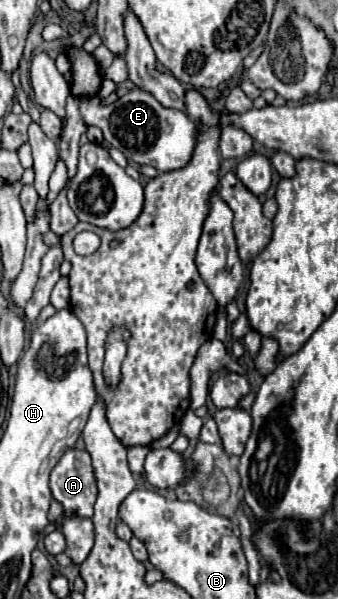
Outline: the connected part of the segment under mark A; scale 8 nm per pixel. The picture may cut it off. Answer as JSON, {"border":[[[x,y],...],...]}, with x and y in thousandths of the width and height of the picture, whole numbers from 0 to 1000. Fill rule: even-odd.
{"border":[[[204,750],[151,786],[145,813],[186,843],[186,863],[275,863],[287,810],[257,753]]]}

